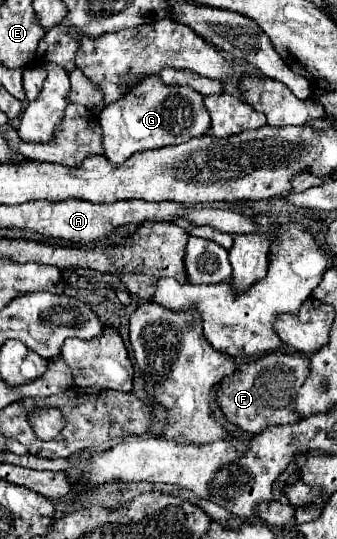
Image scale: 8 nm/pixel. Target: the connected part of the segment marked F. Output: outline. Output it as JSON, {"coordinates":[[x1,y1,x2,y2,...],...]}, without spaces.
{"coordinates":[[276,353,256,359,224,379,222,393,218,395,220,409,230,423,248,433,258,433,274,425,294,423,294,415,290,415,290,411,294,411,294,395,298,393,298,387,302,387,302,383,306,381,308,371,310,359,298,353]]}

